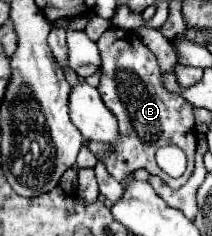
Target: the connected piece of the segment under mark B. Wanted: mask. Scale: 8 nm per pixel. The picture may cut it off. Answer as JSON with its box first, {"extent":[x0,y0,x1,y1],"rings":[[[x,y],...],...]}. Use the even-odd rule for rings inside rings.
{"extent":[88,27,196,189],"rings":[[[110,27],[98,41],[98,49],[102,55],[102,81],[98,91],[102,95],[104,105],[118,119],[120,139],[116,147],[102,147],[88,141],[88,149],[96,159],[104,163],[108,173],[116,181],[124,181],[138,169],[146,169],[150,175],[158,175],[168,187],[180,189],[194,171],[194,153],[196,153],[196,133],[194,133],[194,115],[192,105],[186,103],[180,95],[174,95],[162,87],[160,67],[154,59],[154,53],[138,39],[136,31],[126,31],[118,27]],[[164,145],[180,147],[188,157],[188,169],[182,177],[172,179],[156,165],[156,149]]]}

